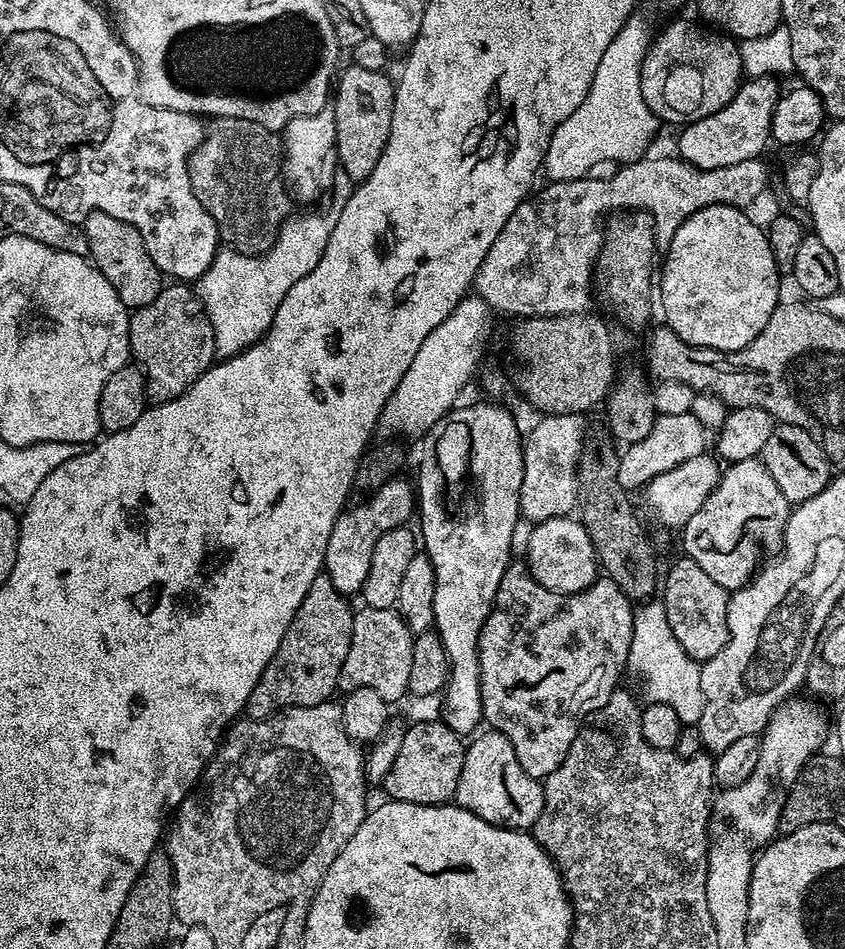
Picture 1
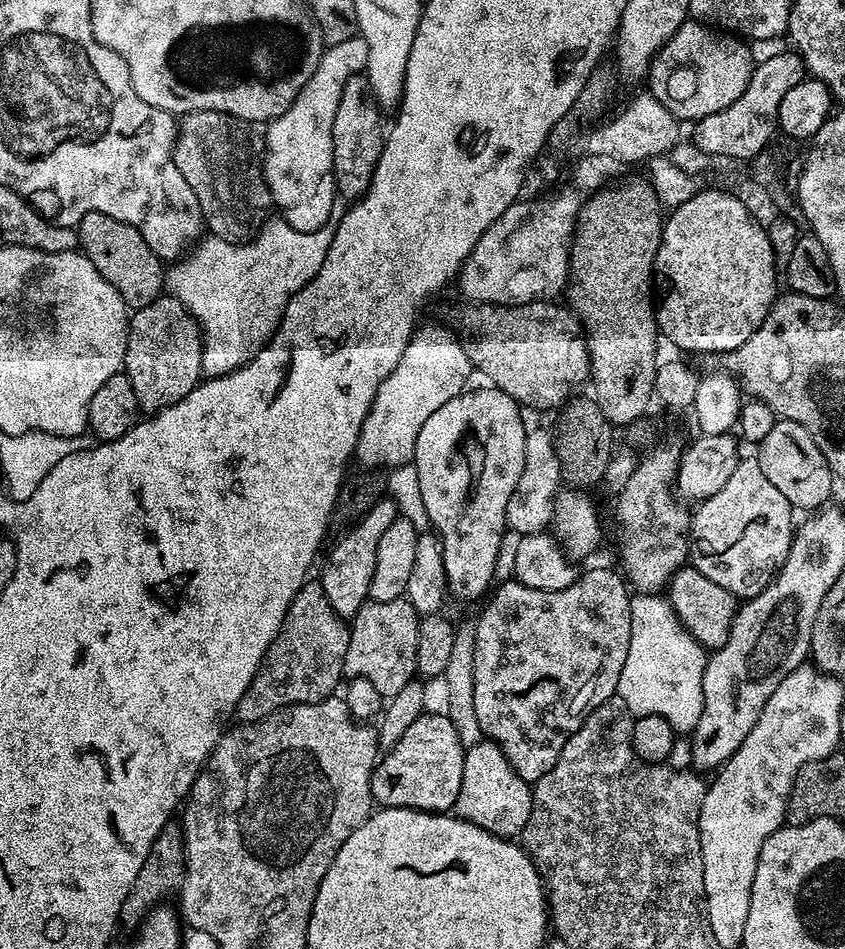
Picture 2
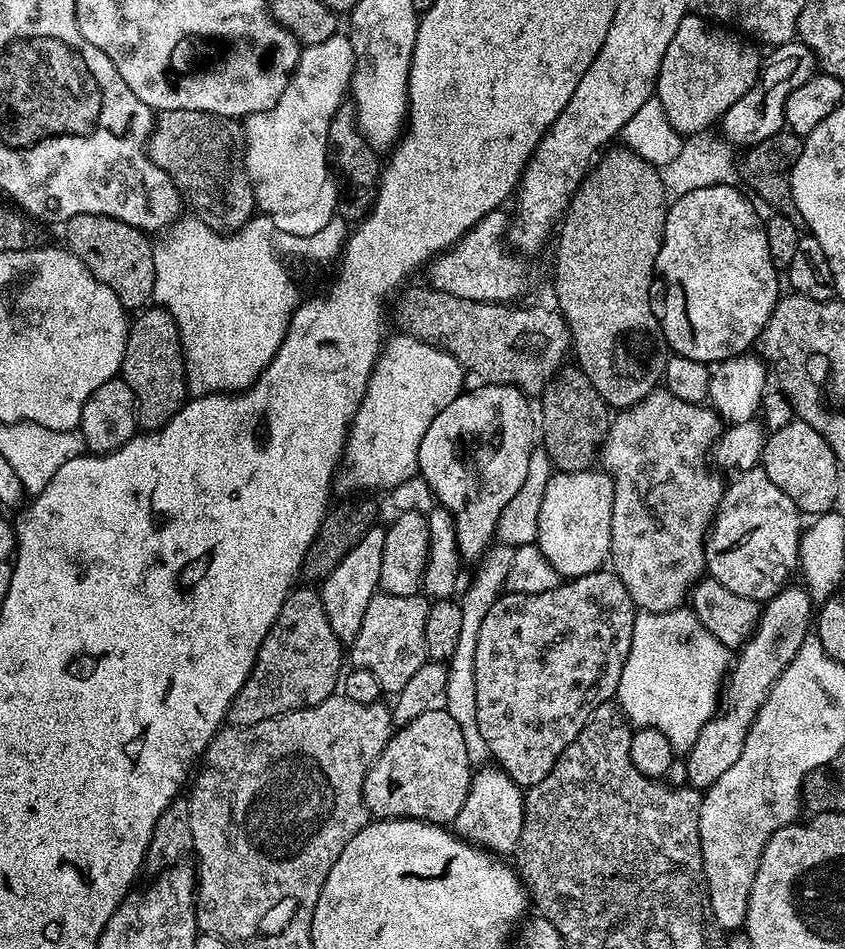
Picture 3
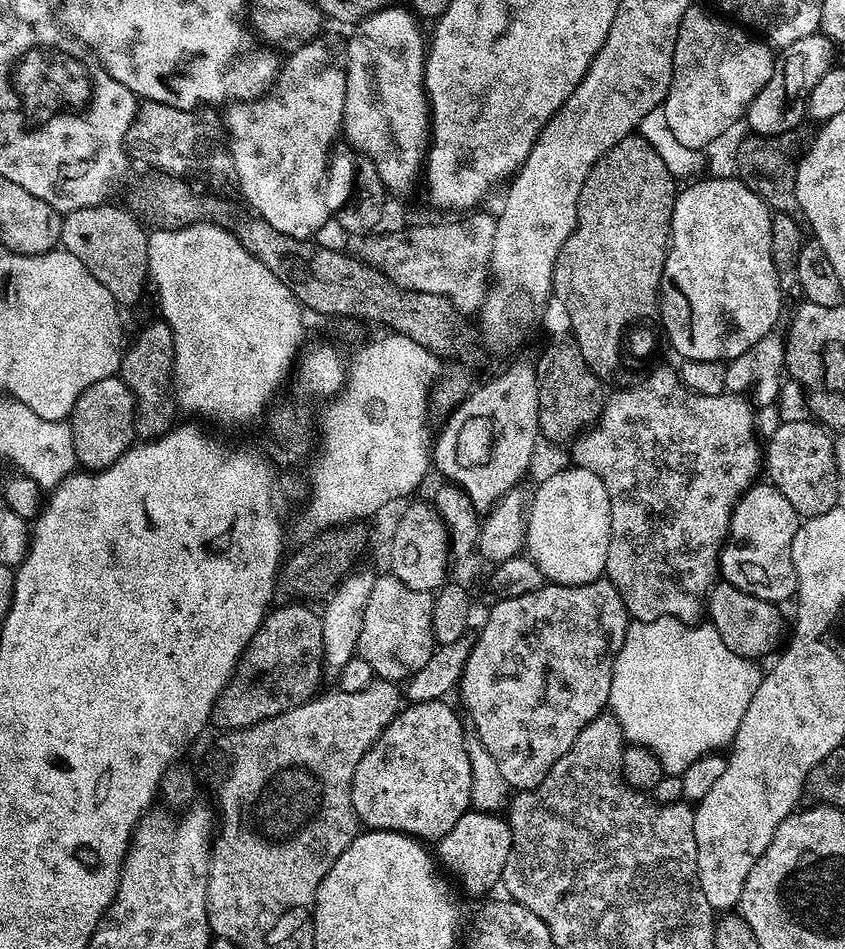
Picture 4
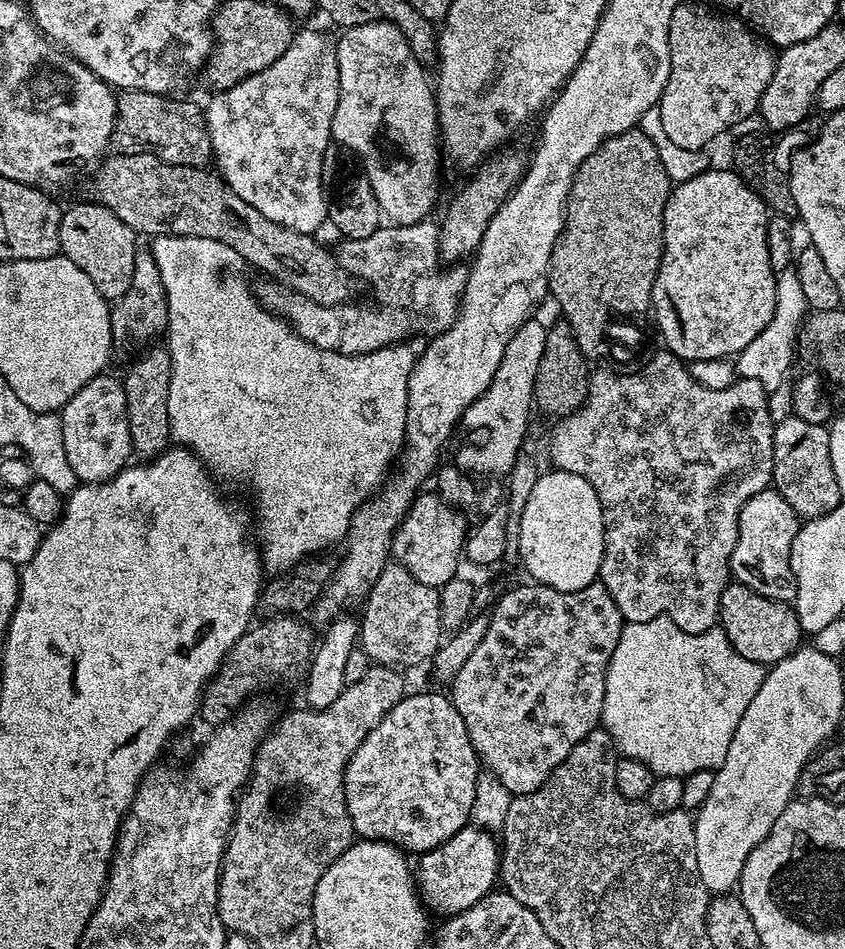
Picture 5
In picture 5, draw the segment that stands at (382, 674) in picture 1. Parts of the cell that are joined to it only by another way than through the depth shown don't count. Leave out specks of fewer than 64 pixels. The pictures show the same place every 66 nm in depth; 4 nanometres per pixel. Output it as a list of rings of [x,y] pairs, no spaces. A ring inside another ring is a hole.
[[[390,562],[384,567],[382,574],[378,574],[378,578],[363,597],[362,603],[364,603],[364,616],[359,617],[358,644],[361,649],[364,647],[363,655],[369,661],[395,669],[399,669],[400,664],[420,664],[423,660],[424,663],[431,661],[436,649],[442,643],[440,589],[426,586],[426,582],[418,582],[418,578],[410,574],[410,570],[406,570],[401,564]]]

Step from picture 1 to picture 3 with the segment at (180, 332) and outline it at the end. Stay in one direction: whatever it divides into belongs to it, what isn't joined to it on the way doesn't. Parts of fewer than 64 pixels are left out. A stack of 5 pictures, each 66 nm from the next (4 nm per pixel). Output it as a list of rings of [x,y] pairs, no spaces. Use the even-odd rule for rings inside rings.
[[[148,306],[131,321],[119,375],[136,399],[136,422],[141,429],[161,428],[186,402],[184,348],[174,318],[164,308]]]

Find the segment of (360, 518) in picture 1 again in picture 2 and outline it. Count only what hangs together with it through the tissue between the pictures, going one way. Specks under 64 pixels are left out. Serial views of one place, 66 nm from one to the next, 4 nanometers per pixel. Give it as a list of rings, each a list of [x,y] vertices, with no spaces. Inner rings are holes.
[[[391,498],[380,500],[357,524],[351,525],[348,532],[328,552],[328,561],[318,573],[322,590],[330,598],[330,606],[342,618],[355,616],[356,611],[368,600],[370,578],[374,578],[374,562],[378,562],[378,542],[390,527],[390,522],[398,518],[396,504]]]

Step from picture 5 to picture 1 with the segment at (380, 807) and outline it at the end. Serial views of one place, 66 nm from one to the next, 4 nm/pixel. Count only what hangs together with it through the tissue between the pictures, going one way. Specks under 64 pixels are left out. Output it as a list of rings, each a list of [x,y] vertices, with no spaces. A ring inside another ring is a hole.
[[[424,720],[405,731],[398,756],[382,783],[382,788],[388,791],[387,799],[415,804],[446,804],[455,797],[466,744],[448,724],[436,720]]]

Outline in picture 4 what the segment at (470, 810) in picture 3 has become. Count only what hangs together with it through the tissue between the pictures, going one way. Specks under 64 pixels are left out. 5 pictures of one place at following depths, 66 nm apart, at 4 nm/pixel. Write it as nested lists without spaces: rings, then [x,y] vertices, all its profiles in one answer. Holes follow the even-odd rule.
[[[469,810],[462,814],[462,818],[458,818],[458,822],[454,822],[454,830],[439,840],[438,860],[464,883],[466,891],[488,892],[495,884],[497,887],[501,883],[500,875],[502,870],[506,870],[506,858],[510,858],[511,845],[510,826],[503,815]]]

